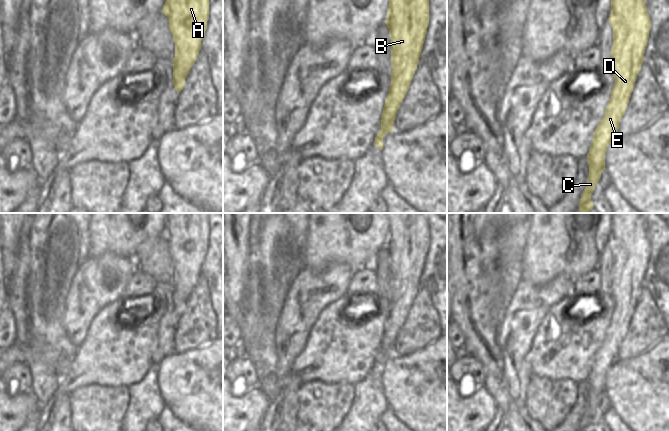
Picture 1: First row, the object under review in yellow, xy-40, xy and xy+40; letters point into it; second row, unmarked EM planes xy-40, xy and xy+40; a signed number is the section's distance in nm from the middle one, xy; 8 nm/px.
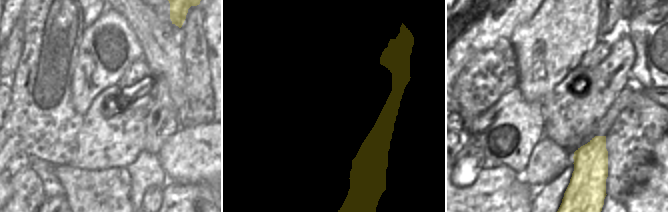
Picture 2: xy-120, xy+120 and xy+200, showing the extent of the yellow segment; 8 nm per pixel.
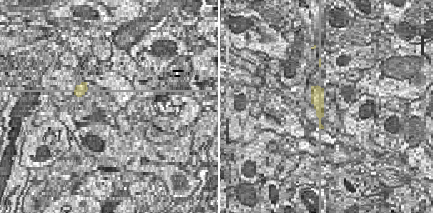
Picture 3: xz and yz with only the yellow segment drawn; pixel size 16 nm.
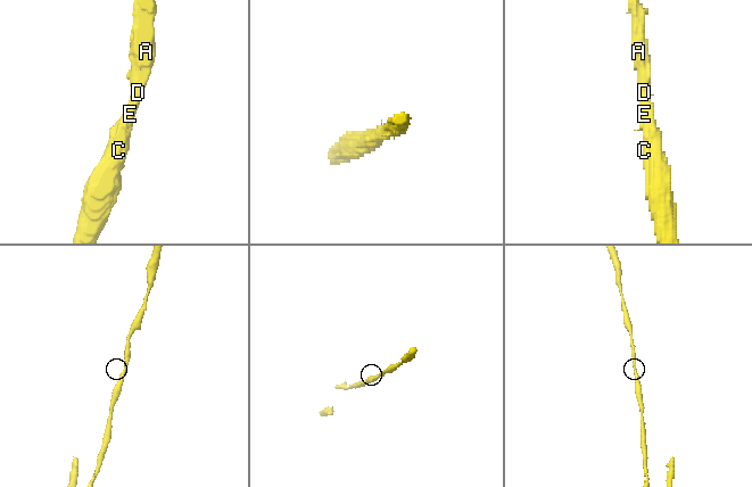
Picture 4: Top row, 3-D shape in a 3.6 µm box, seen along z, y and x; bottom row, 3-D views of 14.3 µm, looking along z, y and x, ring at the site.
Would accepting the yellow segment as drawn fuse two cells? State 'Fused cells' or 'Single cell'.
Single cell.

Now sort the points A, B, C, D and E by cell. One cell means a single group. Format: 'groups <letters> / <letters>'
groups A B C D E

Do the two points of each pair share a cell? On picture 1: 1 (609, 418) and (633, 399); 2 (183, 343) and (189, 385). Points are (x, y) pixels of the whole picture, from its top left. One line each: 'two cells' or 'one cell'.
1: two cells
2: two cells

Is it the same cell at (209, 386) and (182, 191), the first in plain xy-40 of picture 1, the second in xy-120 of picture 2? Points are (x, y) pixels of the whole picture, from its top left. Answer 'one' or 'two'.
two

